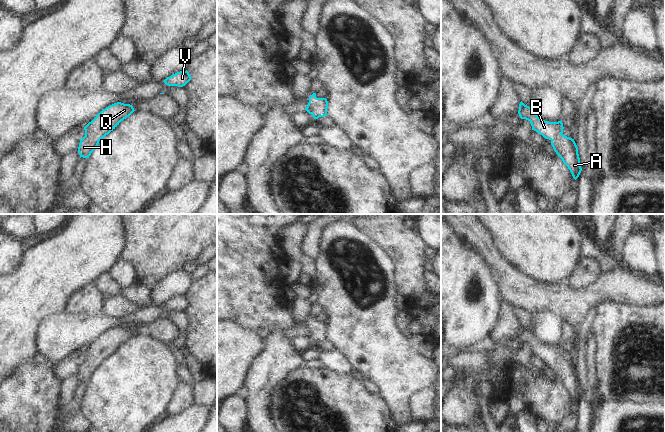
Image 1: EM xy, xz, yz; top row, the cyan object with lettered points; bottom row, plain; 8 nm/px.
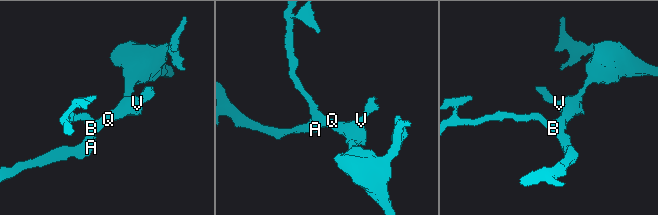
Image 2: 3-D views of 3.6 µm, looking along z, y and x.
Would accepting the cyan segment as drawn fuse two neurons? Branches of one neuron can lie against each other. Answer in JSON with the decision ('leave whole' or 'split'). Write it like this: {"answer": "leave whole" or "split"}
{"answer": "leave whole"}

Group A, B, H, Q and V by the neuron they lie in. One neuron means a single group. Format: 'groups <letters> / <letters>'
groups A B H Q V

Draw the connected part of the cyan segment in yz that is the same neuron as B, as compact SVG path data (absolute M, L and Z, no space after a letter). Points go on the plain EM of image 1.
M522 325L519 328L518 338L521 343L526 343L531 347L532 354L538 356L545 363L551 364L554 375L562 383L576 404L582 395L578 371L574 363L562 358L564 353L562 344L558 346L542 344Z

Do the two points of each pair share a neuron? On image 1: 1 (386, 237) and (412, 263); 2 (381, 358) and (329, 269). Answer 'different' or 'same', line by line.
1: same
2: same

